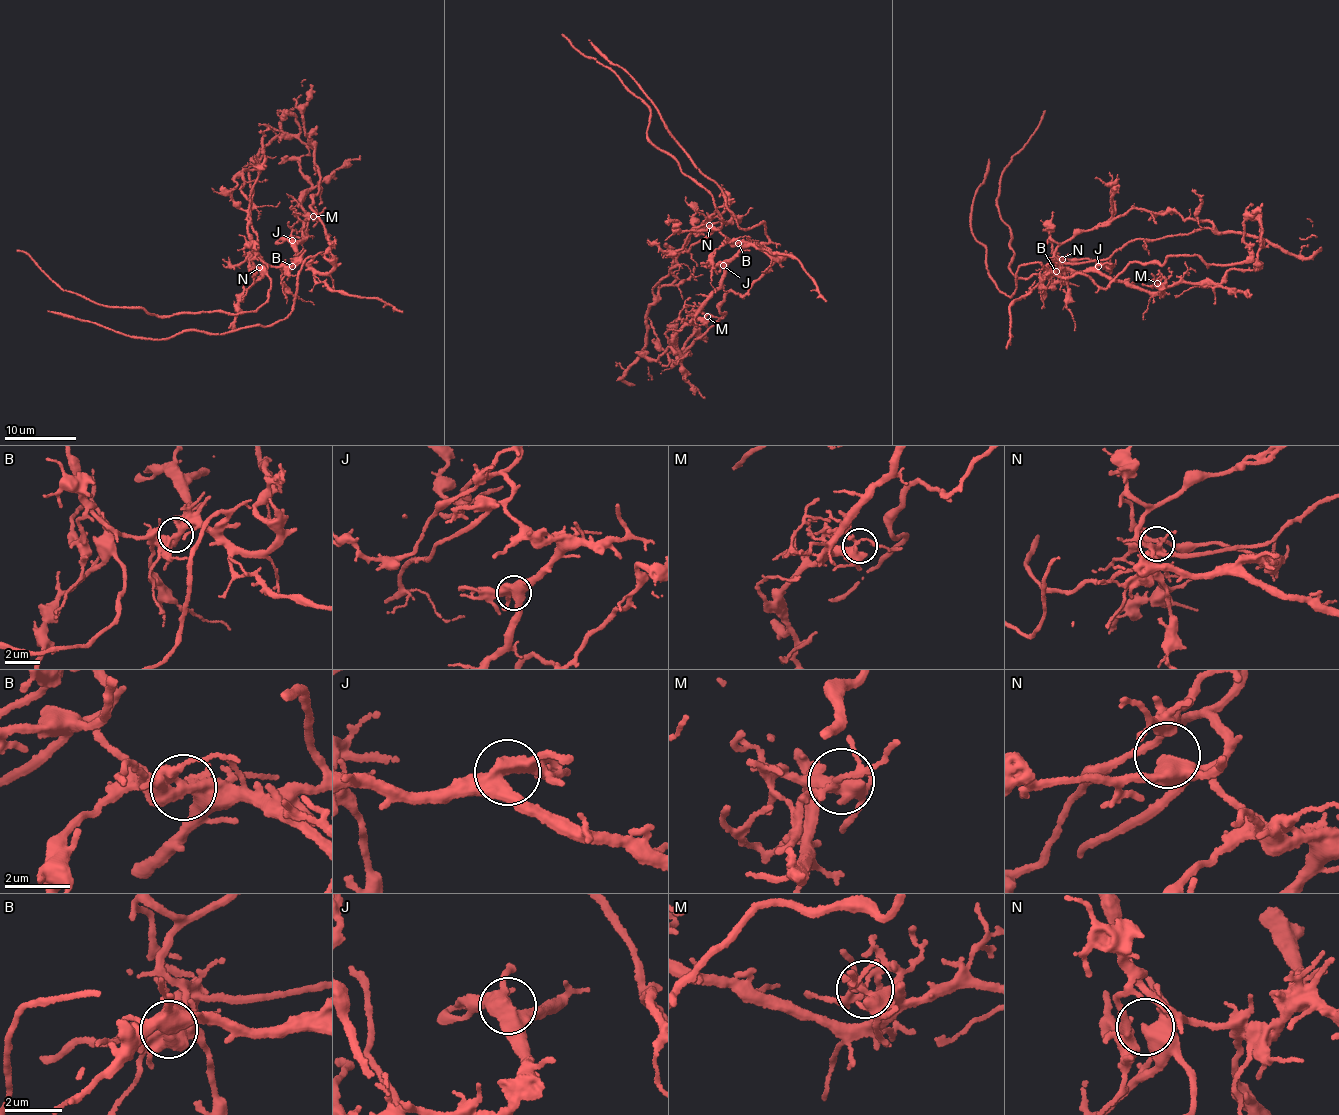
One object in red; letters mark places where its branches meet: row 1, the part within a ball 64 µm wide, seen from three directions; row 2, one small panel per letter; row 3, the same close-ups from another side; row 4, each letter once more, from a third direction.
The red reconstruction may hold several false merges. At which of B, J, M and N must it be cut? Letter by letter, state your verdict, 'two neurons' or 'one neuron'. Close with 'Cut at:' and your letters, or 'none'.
B: two neurons
J: one neuron
M: one neuron
N: one neuron
Cut at: B

